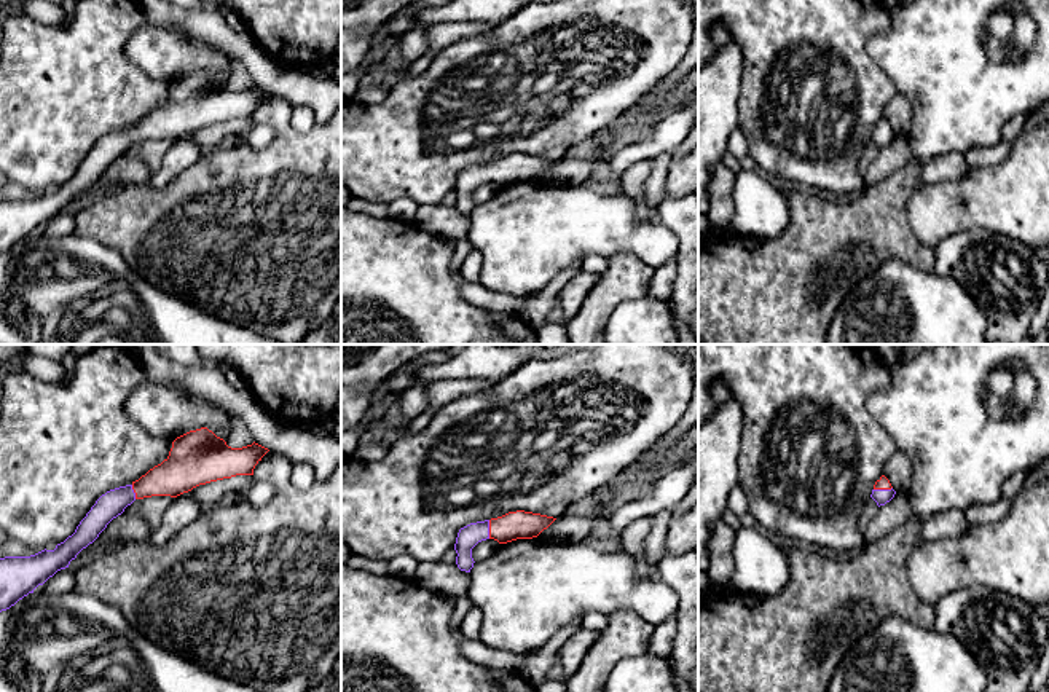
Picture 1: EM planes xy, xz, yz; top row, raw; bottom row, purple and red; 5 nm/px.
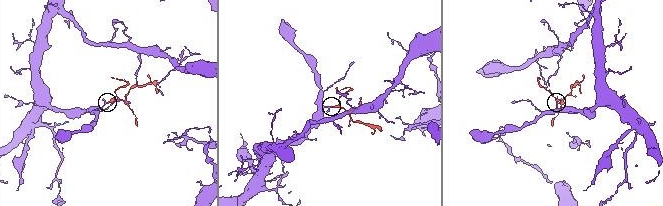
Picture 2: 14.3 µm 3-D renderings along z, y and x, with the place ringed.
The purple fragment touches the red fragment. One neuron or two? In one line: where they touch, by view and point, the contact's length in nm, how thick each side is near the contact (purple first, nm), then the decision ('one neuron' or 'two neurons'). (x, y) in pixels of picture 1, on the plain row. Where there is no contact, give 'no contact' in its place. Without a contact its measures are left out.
xz (488, 172) | 100 nm | 110/140 nm | one neuron

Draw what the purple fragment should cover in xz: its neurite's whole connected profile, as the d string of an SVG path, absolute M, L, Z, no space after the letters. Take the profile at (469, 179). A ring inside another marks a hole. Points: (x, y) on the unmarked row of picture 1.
M517 153L502 159L470 166L459 172L454 193L458 196L456 207L461 214L470 215L473 210L472 191L486 182L494 182L499 187L507 187L517 182L537 180L547 172L556 161Z

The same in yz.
M882 118L872 132L870 140L877 145L877 148L885 148L886 145L890 145L894 140L896 134L893 132L890 123Z

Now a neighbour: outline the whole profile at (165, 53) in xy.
M148 22L124 45L126 57L142 72L172 85L201 70L228 83L234 61L207 43L193 41L183 30L169 24Z

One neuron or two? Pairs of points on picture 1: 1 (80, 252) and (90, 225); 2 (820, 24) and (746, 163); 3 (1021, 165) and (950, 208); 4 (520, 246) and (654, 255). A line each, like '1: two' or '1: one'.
1: two
2: two
3: one
4: one

